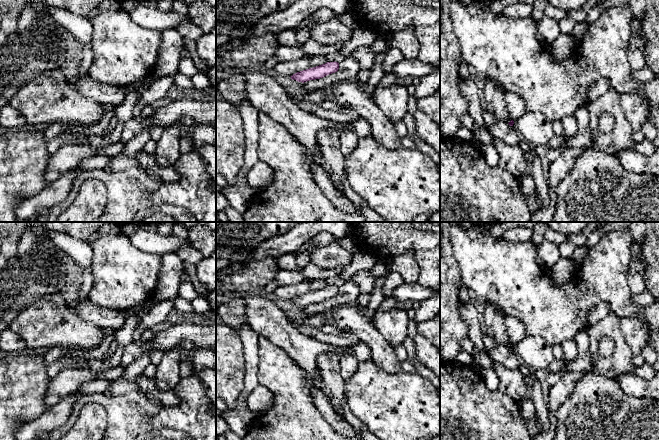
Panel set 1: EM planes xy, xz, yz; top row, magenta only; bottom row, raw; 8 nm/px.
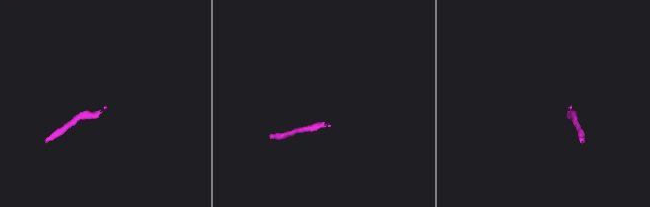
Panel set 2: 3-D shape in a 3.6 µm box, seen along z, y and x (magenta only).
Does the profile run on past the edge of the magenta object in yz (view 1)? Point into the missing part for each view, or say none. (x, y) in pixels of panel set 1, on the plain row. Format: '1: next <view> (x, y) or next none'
1: next none

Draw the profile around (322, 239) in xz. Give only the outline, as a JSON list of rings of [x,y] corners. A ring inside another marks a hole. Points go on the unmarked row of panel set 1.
[[[321,232],[314,236],[310,241],[305,243],[303,246],[301,246],[296,252],[293,254],[296,256],[297,254],[305,251],[306,249],[310,247],[320,248],[323,246],[327,246],[334,242],[336,238],[329,232]]]

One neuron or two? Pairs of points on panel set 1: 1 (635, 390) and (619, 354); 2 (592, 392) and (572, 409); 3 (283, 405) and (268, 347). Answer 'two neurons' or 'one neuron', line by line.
1: two neurons
2: one neuron
3: one neuron

